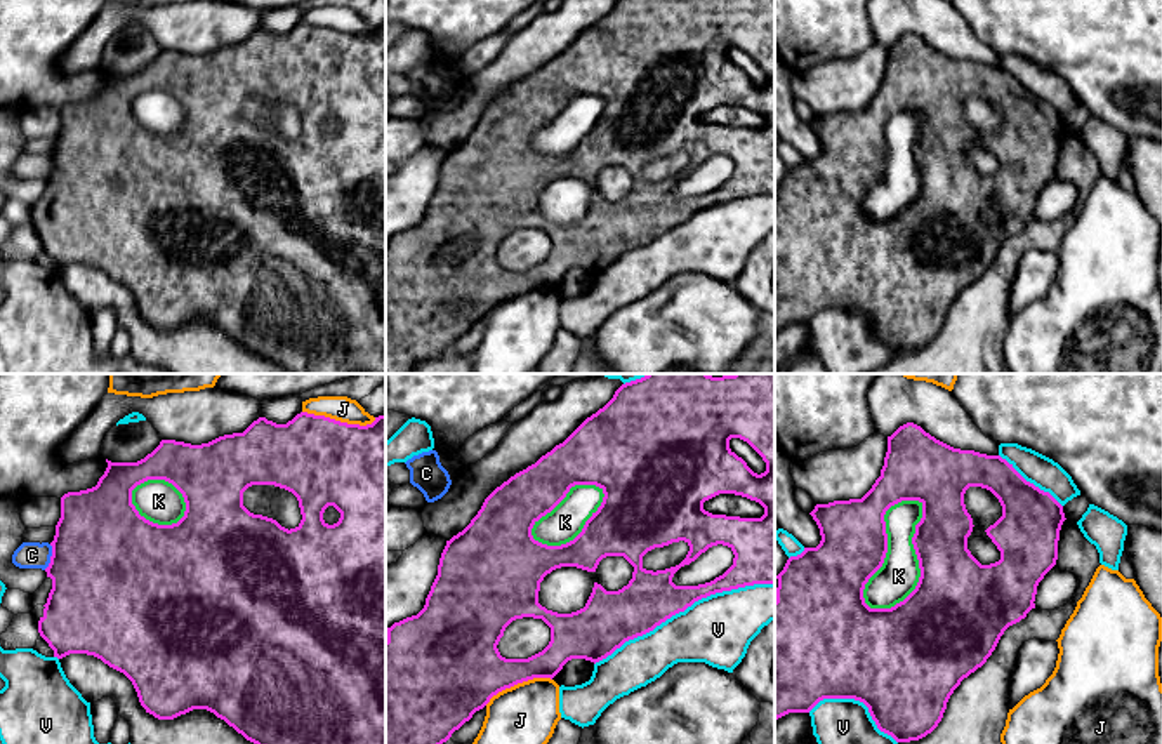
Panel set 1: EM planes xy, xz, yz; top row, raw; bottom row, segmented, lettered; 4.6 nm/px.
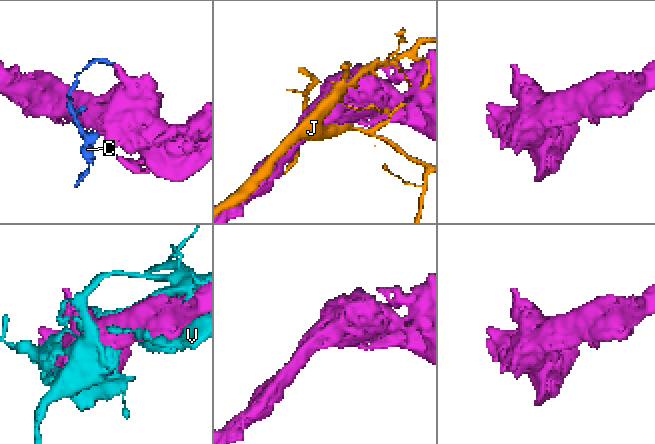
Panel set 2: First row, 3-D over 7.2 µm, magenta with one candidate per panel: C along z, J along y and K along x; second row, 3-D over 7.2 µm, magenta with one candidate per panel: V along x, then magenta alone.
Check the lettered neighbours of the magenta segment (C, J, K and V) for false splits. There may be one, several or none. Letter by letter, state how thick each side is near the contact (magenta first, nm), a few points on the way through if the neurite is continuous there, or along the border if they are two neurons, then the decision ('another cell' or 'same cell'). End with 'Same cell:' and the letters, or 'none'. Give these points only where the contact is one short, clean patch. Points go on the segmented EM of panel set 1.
C: calibres 500 and 130 nm; another cell
J: calibres 420 and 120 nm; another cell
K: calibres 300 and 190 nm; another cell
V: calibres 240 and 320 nm; another cell
Same cell: none

